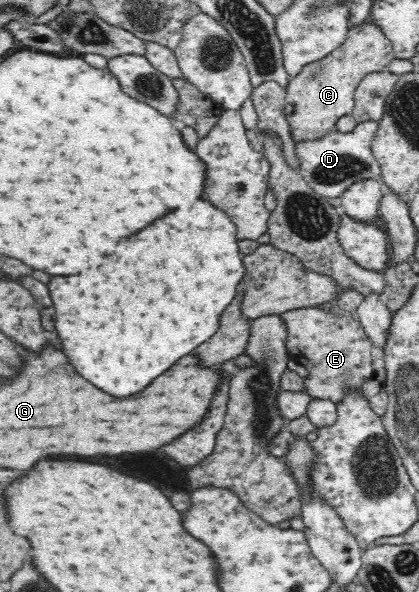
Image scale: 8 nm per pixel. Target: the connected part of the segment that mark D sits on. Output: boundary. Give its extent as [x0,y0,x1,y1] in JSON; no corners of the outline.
[295,121,381,197]

